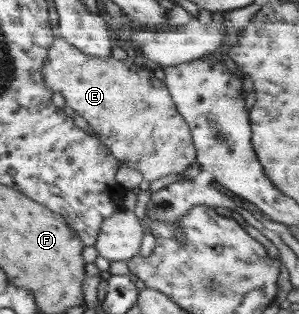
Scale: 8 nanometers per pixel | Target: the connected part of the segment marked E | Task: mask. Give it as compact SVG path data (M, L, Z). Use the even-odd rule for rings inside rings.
M56 37L42 73L45 85L65 97L66 105L89 123L122 166L137 169L145 181L183 172L198 159L190 126L174 104L169 87L153 71L135 65L132 56L123 61L93 57Z

